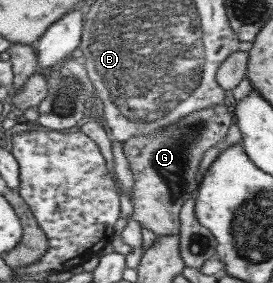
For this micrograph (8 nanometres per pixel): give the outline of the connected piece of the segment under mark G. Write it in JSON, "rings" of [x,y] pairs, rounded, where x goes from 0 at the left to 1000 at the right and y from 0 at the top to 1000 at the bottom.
{"rings":[[[821,367],[780,371],[766,385],[736,385],[678,410],[645,438],[604,449],[597,463],[454,488],[451,541],[491,633],[473,693],[480,774],[502,781],[513,802],[546,809],[568,834],[612,837],[652,823],[652,753],[670,707],[725,657],[711,622],[725,608],[744,544],[810,498],[853,438],[861,410],[850,392]]]}

